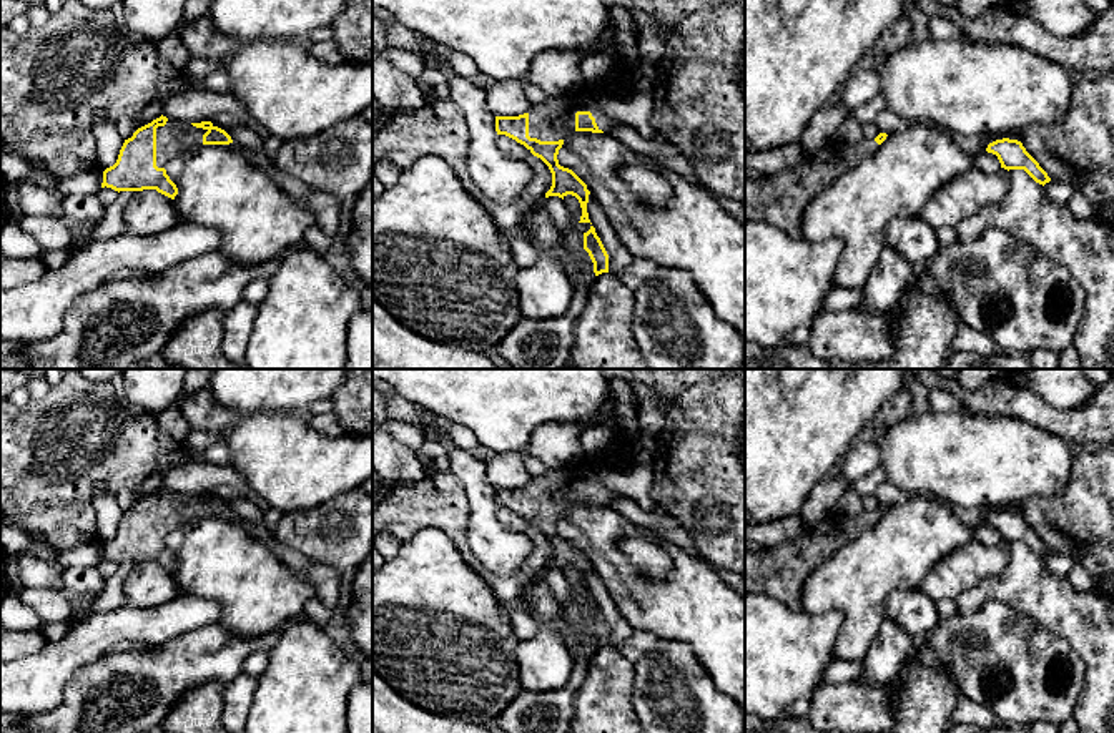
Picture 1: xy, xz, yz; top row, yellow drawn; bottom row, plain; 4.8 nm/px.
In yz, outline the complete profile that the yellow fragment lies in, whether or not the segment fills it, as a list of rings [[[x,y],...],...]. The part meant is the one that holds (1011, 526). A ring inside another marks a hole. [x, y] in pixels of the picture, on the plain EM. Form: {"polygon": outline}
{"polygon": [[[996,512],[988,517],[988,525],[998,529],[1001,540],[1004,542],[1024,542],[1036,555],[1046,557],[1051,553],[1047,545],[1039,539],[1039,535],[1026,524],[1018,512]]]}

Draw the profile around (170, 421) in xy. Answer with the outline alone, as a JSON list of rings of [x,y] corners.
[[[173,404],[163,409],[161,412],[156,412],[155,421],[161,432],[181,444],[193,430],[191,426],[186,422],[178,404]]]

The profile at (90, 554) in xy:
[[[95,539],[93,542],[75,549],[50,550],[48,558],[62,572],[71,567],[95,567],[101,560],[103,544],[103,540]]]

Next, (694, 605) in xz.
[[[572,504],[557,527],[559,537],[572,542],[592,565],[617,610],[633,630],[658,637],[662,642],[685,643],[707,670],[718,691],[728,695],[745,711],[745,600],[702,558],[688,555],[672,542],[672,568],[662,580],[637,570],[620,550],[620,540],[643,535],[609,504]]]

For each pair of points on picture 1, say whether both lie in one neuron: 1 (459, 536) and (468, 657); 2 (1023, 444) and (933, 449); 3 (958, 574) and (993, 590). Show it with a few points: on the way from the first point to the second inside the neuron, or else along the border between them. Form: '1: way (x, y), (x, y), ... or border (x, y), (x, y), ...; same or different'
1: border (433, 527), (438, 527), (458, 552), (478, 567); different
2: way (1001, 444), (955, 444); same
3: border (1010, 560), (998, 574), (981, 579), (955, 600); different

